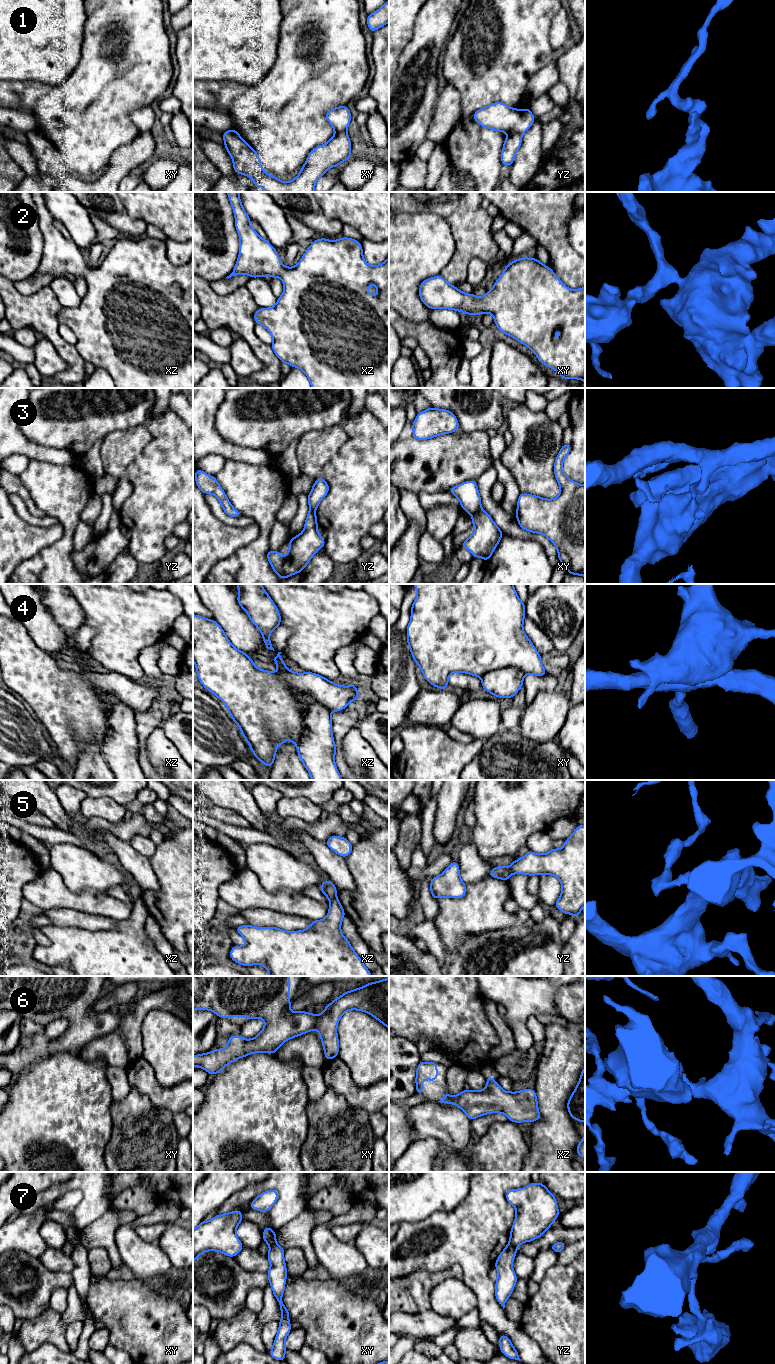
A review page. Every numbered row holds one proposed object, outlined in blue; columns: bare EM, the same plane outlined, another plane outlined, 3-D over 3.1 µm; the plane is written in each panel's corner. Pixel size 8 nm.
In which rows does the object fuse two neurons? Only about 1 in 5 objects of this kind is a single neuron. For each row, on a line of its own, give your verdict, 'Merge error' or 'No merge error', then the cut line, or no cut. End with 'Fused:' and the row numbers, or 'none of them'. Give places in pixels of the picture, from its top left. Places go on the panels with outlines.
1: Merge error. Split along yz (509, 132), (521, 134)
2: No merge error. No split
3: Merge error. Split along xy (480, 508), (472, 515)
4: Merge error. Split along xz (295, 690), (294, 697), (303, 706), (303, 732), (296, 746)
5: Merge error. Split along yz (506, 868), (510, 874)
6: No merge error. No split
7: Merge error. Split along yz (509, 1243), (516, 1248)
Fused: 1, 3, 4, 5, 7

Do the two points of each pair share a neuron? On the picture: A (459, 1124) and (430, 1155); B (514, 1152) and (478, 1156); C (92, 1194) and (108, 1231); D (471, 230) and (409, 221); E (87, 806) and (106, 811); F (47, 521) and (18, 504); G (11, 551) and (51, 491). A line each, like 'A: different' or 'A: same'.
A: different
B: same
C: different
D: different
E: same
F: same
G: different

